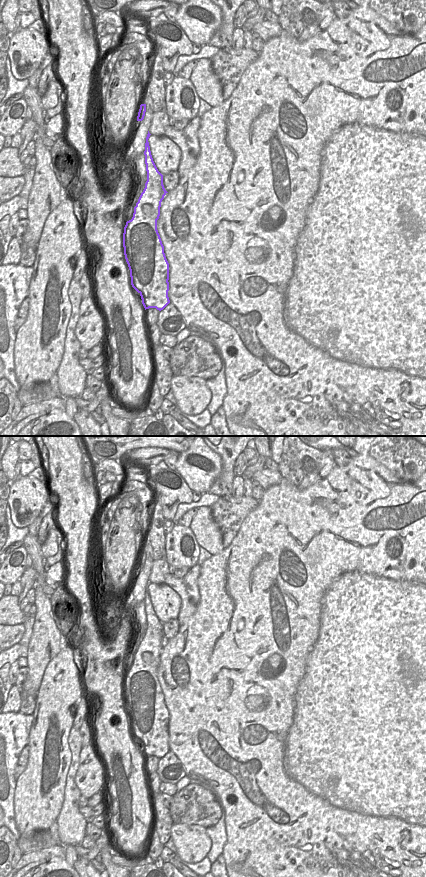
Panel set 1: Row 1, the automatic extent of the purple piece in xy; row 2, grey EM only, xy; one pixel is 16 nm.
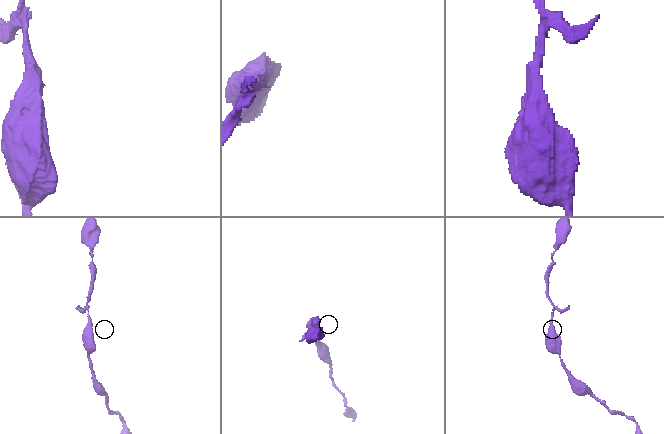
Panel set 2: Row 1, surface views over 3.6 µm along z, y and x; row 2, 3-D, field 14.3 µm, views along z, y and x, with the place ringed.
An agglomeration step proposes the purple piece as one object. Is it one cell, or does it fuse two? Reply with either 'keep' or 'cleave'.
keep

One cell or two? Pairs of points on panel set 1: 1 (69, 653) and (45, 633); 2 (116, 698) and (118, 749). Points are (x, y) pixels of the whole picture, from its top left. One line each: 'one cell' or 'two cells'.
1: two cells
2: one cell

